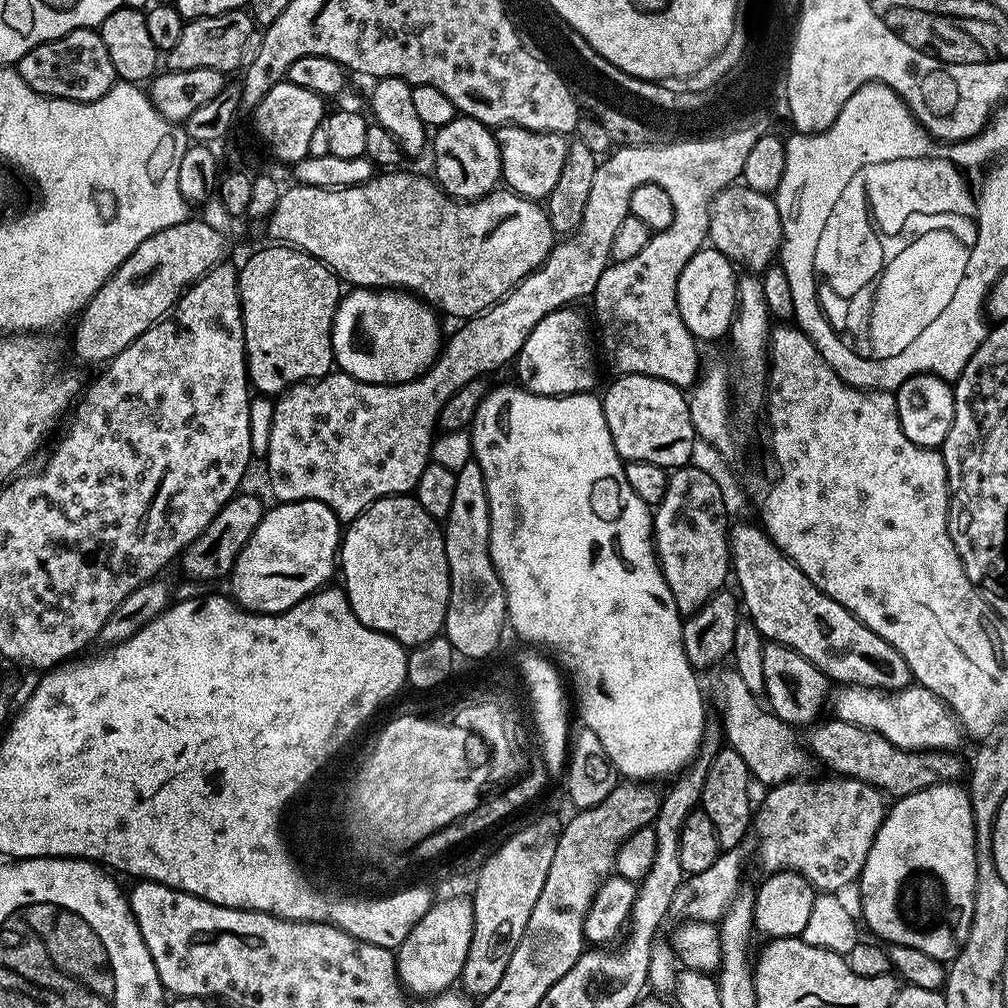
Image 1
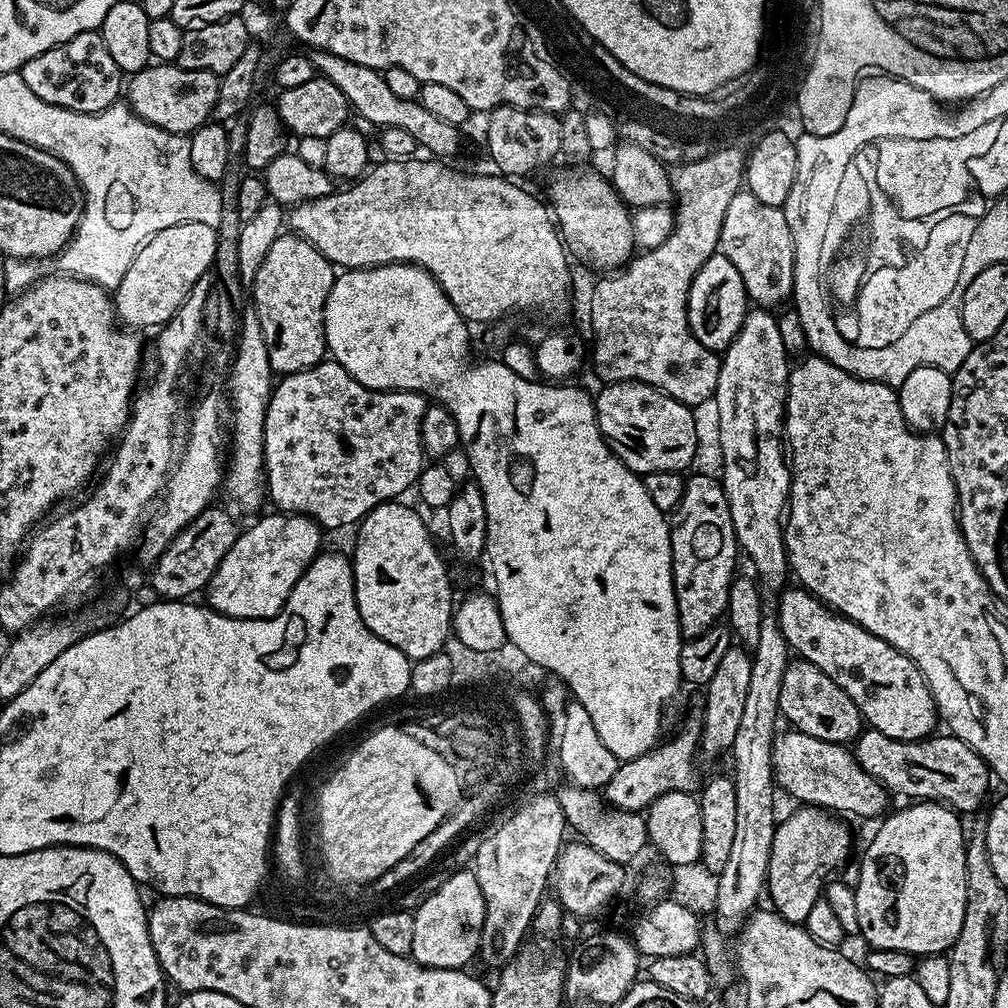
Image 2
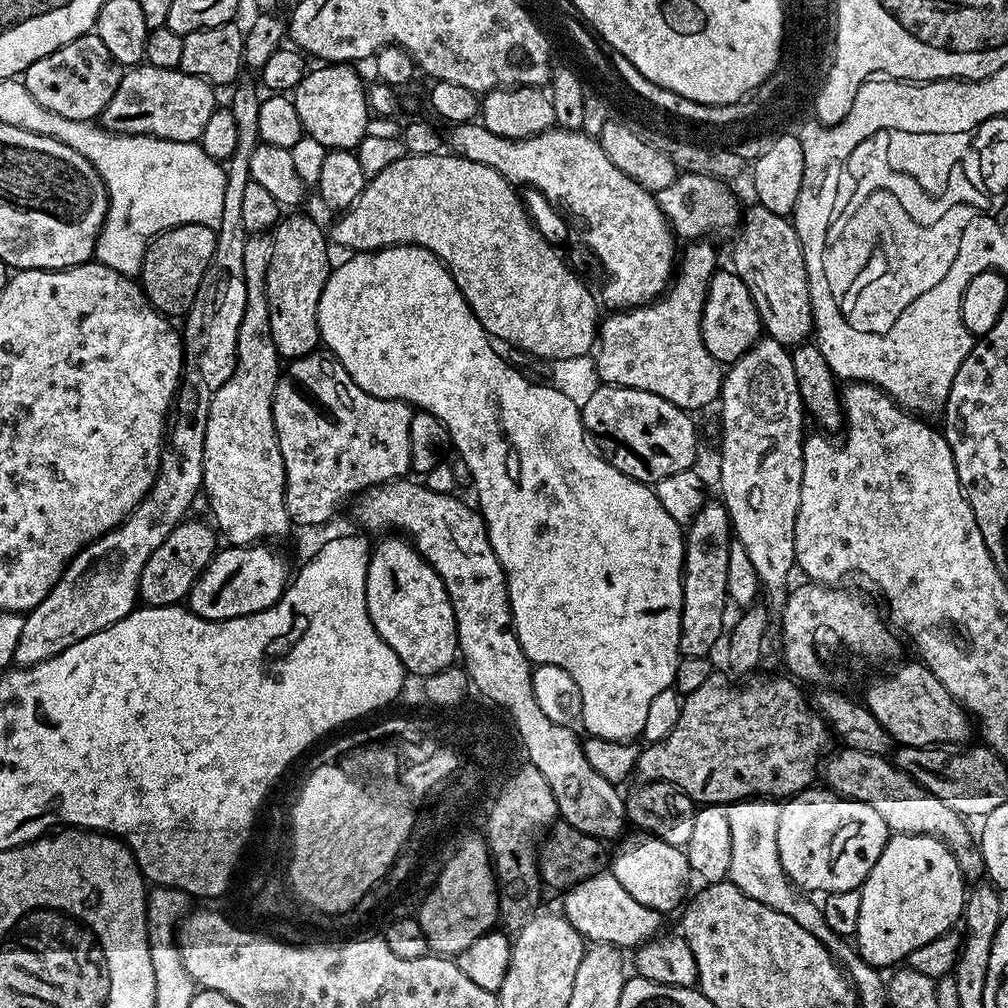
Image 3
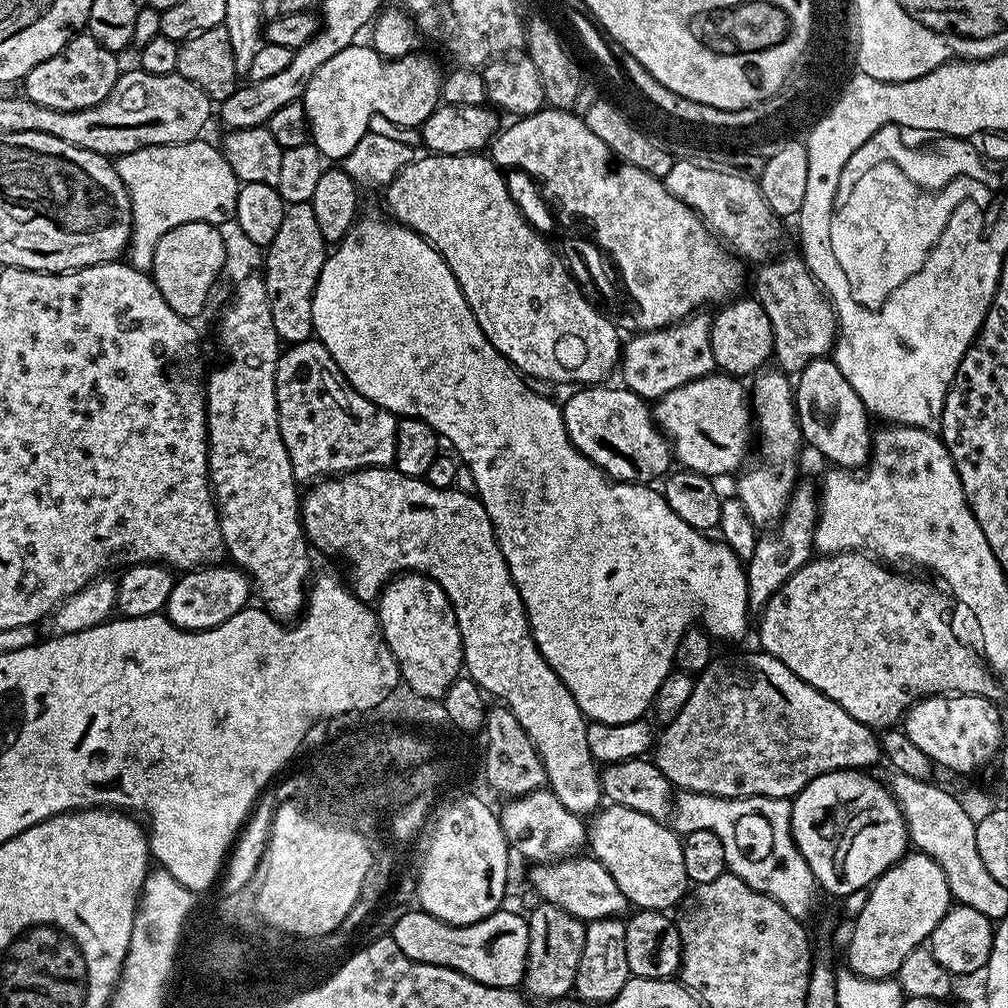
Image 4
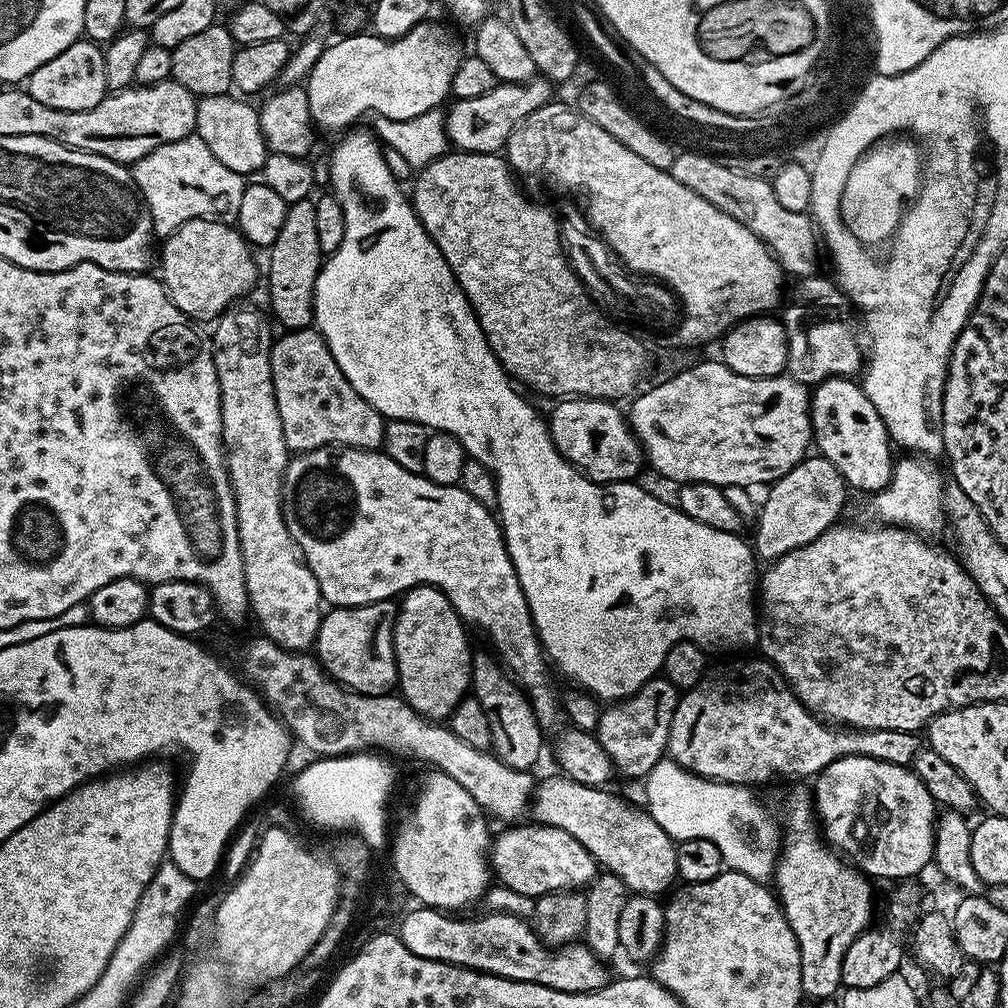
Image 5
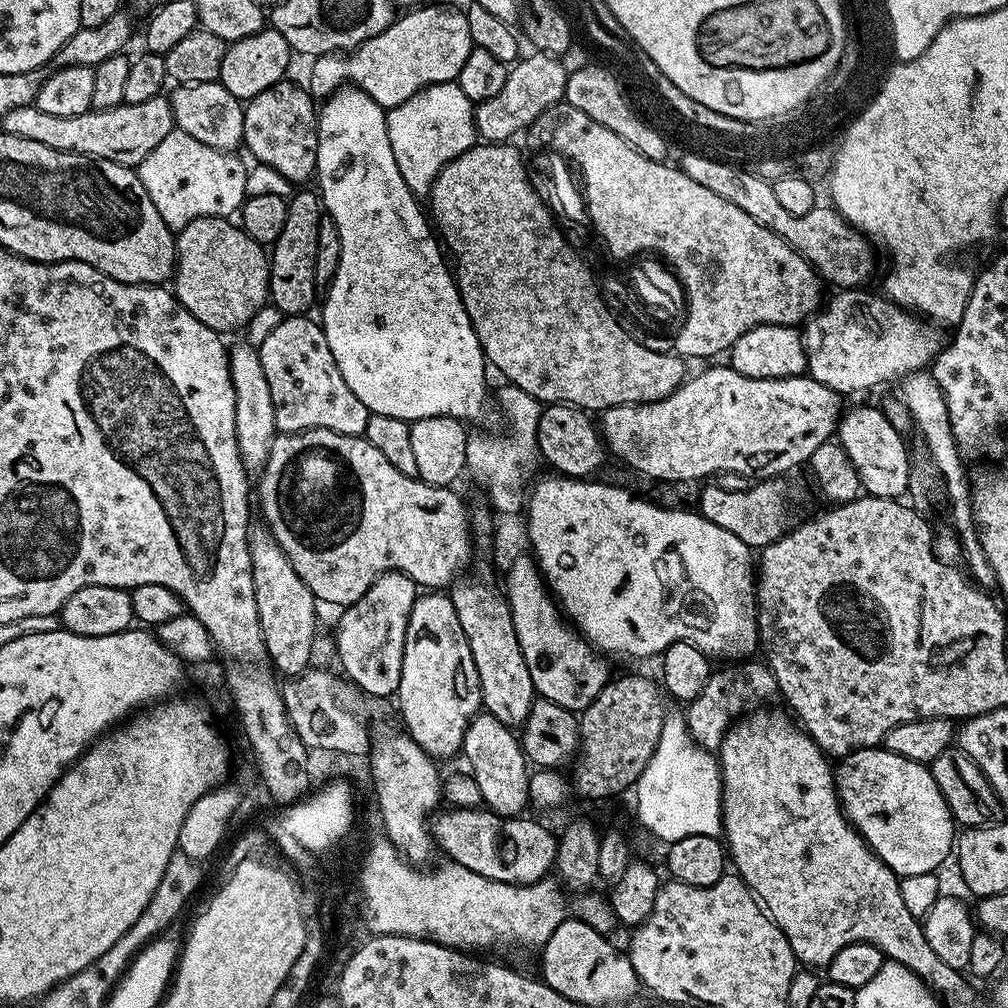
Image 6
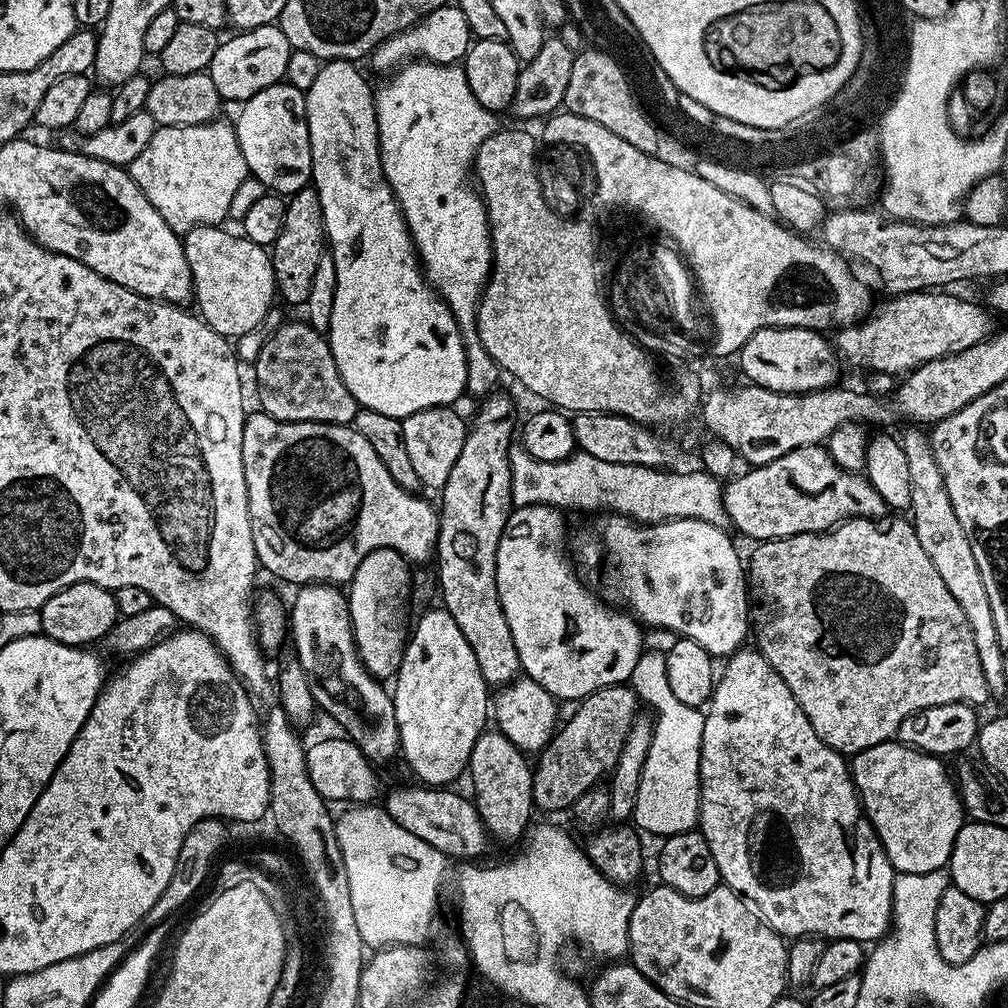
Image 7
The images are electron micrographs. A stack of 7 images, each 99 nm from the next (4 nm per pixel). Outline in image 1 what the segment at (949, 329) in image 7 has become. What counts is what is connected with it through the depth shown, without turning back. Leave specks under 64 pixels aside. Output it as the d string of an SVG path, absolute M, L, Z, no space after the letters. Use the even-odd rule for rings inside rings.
M740 182L722 189L709 210L708 240L711 247L729 260L737 265L745 264L745 269L767 269L777 259L780 245L784 243L784 231L775 199L758 190L745 188Z

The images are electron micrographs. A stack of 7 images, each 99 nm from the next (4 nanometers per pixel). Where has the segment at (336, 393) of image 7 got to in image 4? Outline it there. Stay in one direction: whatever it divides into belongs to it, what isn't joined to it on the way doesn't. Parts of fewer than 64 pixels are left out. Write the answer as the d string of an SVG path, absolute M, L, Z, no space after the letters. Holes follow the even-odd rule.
M315 338L287 345L281 351L276 363L276 409L282 442L292 459L292 473L297 482L316 482L360 468L386 468L394 461L396 413L387 412L358 394L342 374L338 362L334 362L330 350Z

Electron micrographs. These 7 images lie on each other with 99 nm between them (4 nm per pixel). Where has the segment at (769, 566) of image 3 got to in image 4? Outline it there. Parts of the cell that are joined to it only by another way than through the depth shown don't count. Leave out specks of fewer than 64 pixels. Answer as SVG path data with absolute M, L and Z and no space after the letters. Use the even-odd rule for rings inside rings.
M771 368L762 370L758 372L754 377L752 382L754 382L753 386L750 386L750 405L752 409L752 416L754 419L754 428L756 431L756 440L759 440L758 442L758 454L761 457L758 464L754 465L752 468L747 467L738 477L738 490L736 490L736 496L741 500L742 504L745 506L745 510L747 511L747 514L750 519L753 520L755 525L758 528L766 528L764 526L771 524L775 525L782 515L784 514L788 502L790 500L790 497L796 488L798 484L798 462L800 460L800 450L801 448L804 448L804 441L802 437L802 432L800 425L798 423L798 418L797 418L797 411L796 411L796 403L795 403L795 393L794 393L794 386L793 383L791 382L791 379L783 372L781 372L779 369L773 368L773 370L770 370Z

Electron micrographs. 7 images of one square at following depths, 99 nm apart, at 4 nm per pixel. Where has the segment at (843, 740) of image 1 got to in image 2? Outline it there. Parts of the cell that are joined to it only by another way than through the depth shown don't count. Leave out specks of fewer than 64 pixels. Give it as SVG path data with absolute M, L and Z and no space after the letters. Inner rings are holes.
M869 727L854 742L857 762L889 793L912 796L916 802L947 804L957 813L972 812L984 800L984 787L990 781L987 762L973 748L951 734L933 734L923 740L886 738L877 728Z

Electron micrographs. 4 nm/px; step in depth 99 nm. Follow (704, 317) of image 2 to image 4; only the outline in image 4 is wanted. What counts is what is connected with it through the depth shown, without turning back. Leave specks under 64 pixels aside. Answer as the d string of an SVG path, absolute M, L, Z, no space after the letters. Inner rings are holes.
M737 298L725 303L712 319L712 346L714 362L721 373L732 377L751 377L761 371L774 356L774 330L766 310L754 298Z

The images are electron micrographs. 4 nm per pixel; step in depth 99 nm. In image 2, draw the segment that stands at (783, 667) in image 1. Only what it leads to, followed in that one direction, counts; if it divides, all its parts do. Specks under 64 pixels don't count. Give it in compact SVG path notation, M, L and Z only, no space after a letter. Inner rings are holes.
M799 658L789 659L785 673L782 677L782 688L779 691L779 715L788 719L793 729L802 734L810 734L810 738L822 738L822 742L851 745L865 731L866 721L863 714L854 706L854 702L814 662Z

